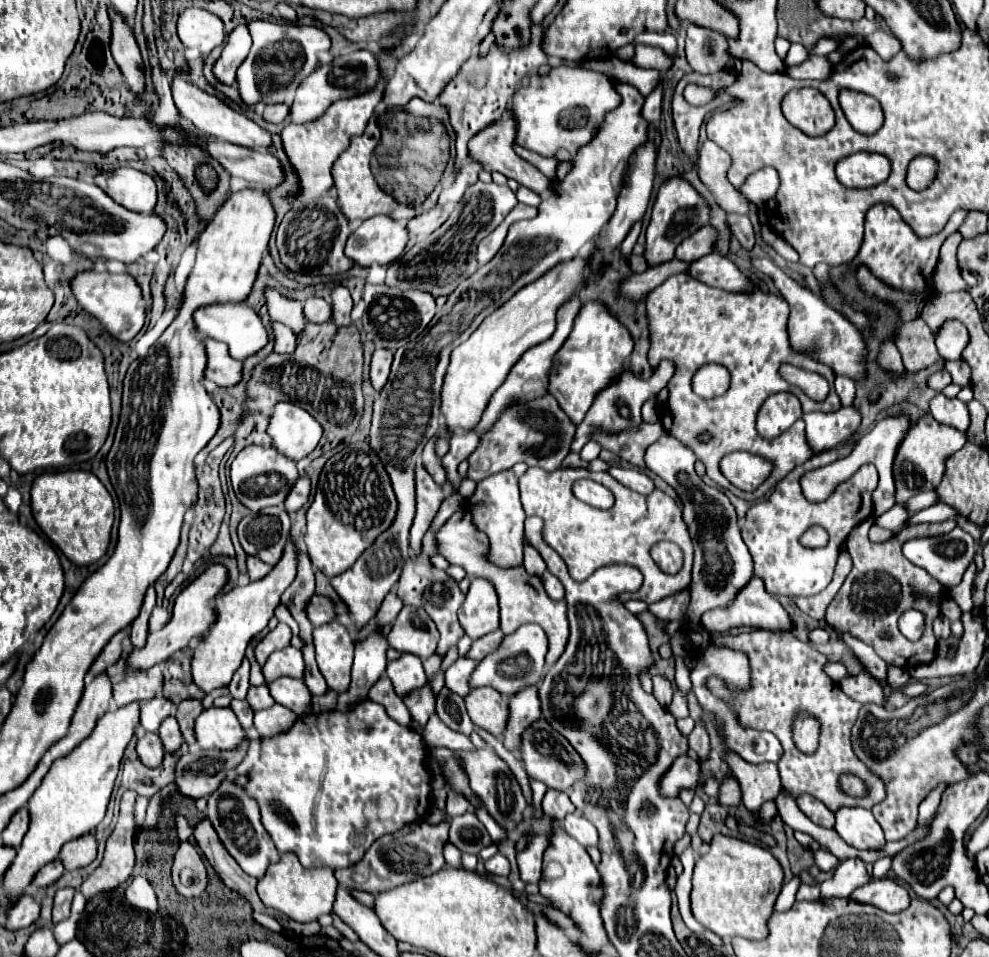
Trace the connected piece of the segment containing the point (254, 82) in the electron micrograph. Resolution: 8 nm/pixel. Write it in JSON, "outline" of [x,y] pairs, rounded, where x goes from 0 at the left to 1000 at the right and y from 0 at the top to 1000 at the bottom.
{"outline":[[[253,22],[253,37],[255,37],[255,51],[253,57],[249,60],[249,64],[241,70],[241,93],[243,93],[243,101],[247,103],[247,108],[257,110],[261,106],[267,108],[293,108],[297,101],[299,91],[303,89],[305,83],[309,83],[317,70],[322,68],[322,55],[334,51],[334,39],[330,32],[317,28],[317,26],[297,26],[297,24],[273,24],[273,22]]]}

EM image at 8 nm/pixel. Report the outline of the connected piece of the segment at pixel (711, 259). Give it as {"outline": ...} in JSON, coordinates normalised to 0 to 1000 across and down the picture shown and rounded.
{"outline":[[[714,266],[712,271],[698,275],[696,287],[734,304],[750,304],[760,298],[760,294],[738,271],[728,266]]]}

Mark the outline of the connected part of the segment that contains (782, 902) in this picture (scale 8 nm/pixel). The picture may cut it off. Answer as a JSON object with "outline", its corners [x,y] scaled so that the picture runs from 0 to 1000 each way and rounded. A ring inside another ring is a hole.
{"outline":[[[803,916],[799,923],[795,923],[791,927],[791,931],[789,931],[789,935],[787,935],[785,944],[783,944],[783,952],[797,952],[797,948],[801,948],[801,944],[805,941],[803,935],[805,935],[807,925],[809,925],[809,918]]]}

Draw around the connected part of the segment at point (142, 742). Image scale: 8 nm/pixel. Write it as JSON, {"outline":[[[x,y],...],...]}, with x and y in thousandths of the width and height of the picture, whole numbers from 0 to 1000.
{"outline":[[[146,766],[138,776],[138,785],[148,801],[160,801],[164,797],[166,781],[162,776],[160,766]]]}

